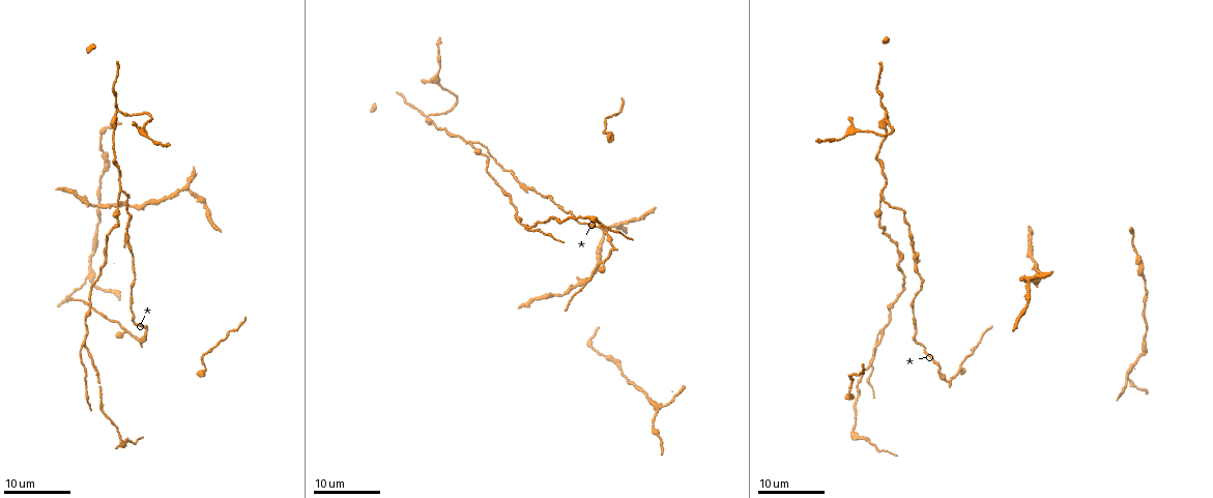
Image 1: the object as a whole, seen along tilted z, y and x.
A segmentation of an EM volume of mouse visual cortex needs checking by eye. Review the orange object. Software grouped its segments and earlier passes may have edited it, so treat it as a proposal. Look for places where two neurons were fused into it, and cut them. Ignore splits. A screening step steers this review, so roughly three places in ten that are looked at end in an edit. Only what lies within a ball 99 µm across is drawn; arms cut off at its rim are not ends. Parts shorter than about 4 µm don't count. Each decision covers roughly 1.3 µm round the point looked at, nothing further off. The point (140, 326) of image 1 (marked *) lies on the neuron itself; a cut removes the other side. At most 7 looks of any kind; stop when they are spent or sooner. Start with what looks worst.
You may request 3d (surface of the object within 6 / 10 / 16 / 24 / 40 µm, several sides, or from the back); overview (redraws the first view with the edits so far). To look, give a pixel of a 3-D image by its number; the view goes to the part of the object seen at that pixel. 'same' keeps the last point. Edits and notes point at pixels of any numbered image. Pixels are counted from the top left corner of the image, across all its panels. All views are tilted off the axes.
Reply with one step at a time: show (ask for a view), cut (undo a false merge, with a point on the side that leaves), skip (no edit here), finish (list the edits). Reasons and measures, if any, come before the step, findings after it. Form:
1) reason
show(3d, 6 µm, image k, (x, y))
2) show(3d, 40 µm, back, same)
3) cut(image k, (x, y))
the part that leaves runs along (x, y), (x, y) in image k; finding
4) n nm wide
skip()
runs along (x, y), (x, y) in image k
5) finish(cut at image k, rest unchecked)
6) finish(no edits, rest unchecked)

small branch off a trunk
show(3d, 16 µm, image 1, (882, 335))

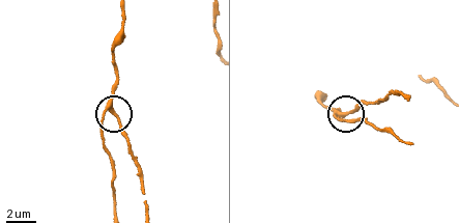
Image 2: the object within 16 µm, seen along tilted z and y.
zoom in
show(3d, 6 µm, image 2, (343, 115))

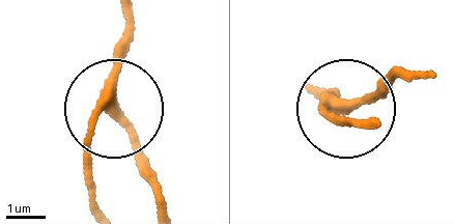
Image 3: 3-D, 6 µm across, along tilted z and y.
show(3d, 6 µm, back, image 3, (110, 107))

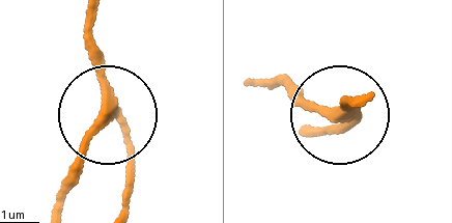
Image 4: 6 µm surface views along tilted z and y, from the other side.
skip()
runs along (93, 20), (97, 66), (132, 158), (128, 203) in image 4; all the same neuron

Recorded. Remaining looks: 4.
two arms in line, one across
show(3d, 24 µm, image 1, (530, 188))

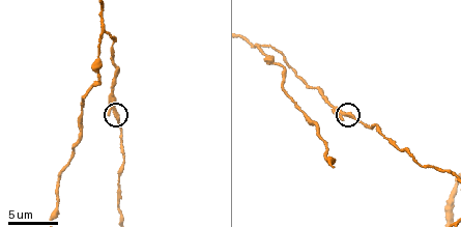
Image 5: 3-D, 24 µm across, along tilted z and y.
show(3d, 10 µm, image 5, (115, 113))

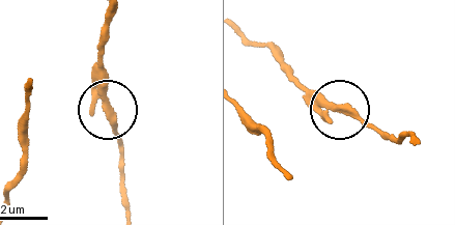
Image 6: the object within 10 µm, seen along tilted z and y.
3 arms
skip()
runs along (124, 202), (123, 144), (104, 89), (98, 49) in image 6; all the same neuron

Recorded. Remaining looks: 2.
sudden change in width
show(3d, 24 µm, image 1, (118, 436))

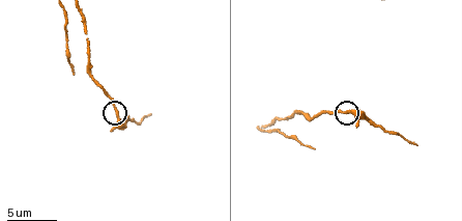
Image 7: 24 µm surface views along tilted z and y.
zoom in
show(3d, 10 µm, image 7, (349, 110))

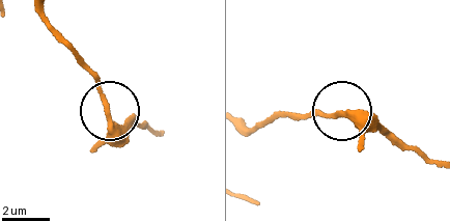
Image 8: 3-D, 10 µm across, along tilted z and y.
skip()
continuous, no second neuron

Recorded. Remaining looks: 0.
finish(no edits, rest unchecked)

